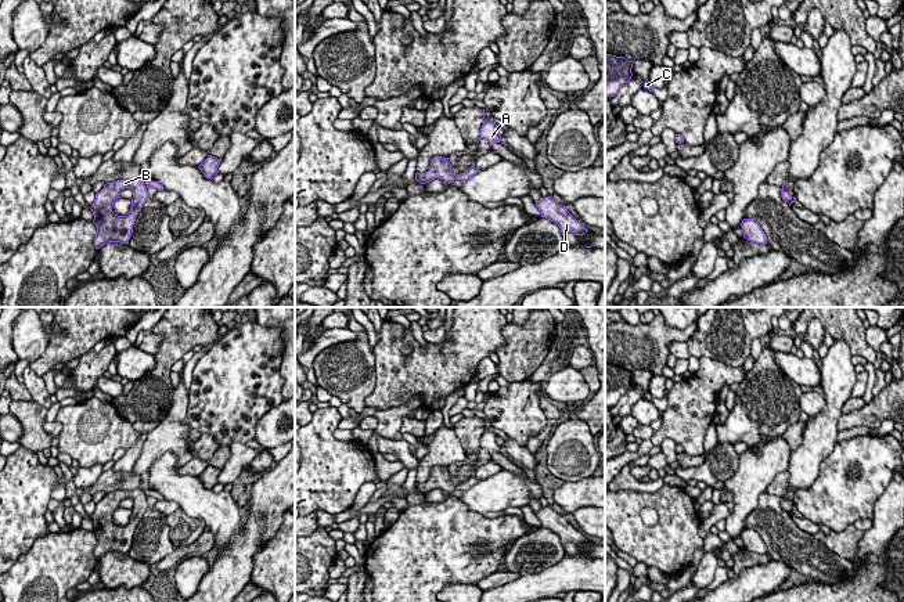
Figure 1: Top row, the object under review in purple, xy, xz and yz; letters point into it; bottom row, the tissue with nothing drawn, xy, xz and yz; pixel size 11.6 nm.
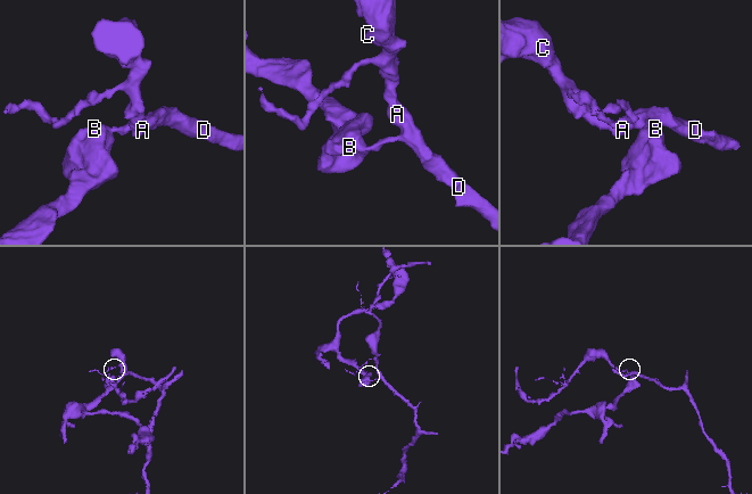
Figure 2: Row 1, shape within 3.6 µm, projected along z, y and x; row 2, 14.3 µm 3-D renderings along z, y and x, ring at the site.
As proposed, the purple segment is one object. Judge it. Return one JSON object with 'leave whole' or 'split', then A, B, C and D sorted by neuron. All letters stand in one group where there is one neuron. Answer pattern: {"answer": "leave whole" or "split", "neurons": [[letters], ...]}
{"answer": "split", "neurons": [["A", "C", "D"], ["B"]]}

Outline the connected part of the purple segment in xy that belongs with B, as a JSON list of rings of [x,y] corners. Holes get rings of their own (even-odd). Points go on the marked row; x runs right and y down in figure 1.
[[[134,179],[107,183],[104,188],[96,194],[96,199],[90,208],[94,216],[93,223],[97,227],[94,238],[96,249],[100,249],[108,242],[129,244],[136,217],[147,198],[147,185],[143,180]],[[125,188],[133,190],[132,206],[126,216],[118,216],[112,212],[112,206],[114,202],[120,198],[119,194]]]

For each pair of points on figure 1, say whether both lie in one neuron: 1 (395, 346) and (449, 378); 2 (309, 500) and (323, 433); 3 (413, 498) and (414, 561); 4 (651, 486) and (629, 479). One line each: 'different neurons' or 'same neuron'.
1: same neuron
2: same neuron
3: different neurons
4: same neuron

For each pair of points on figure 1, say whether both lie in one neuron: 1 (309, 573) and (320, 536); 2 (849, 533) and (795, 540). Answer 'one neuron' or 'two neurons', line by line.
1: one neuron
2: two neurons

